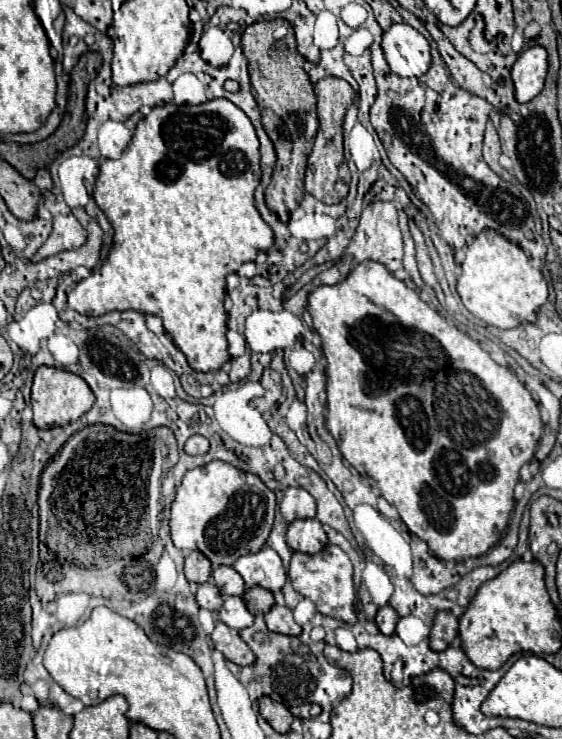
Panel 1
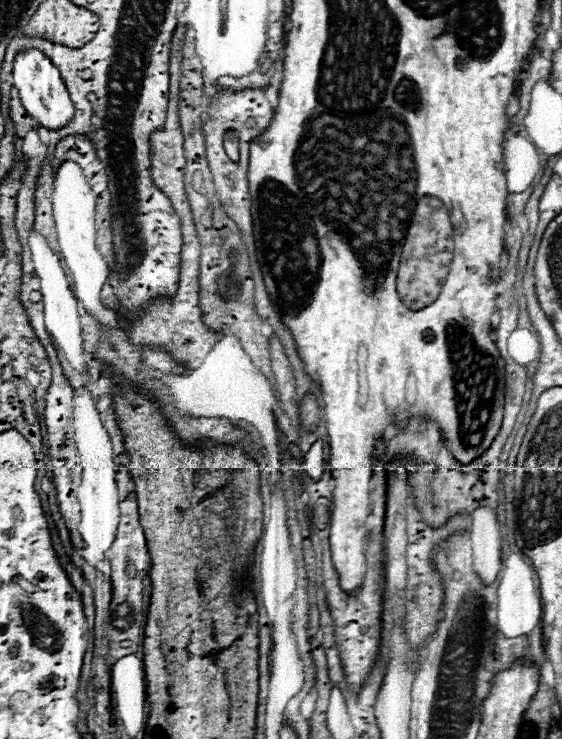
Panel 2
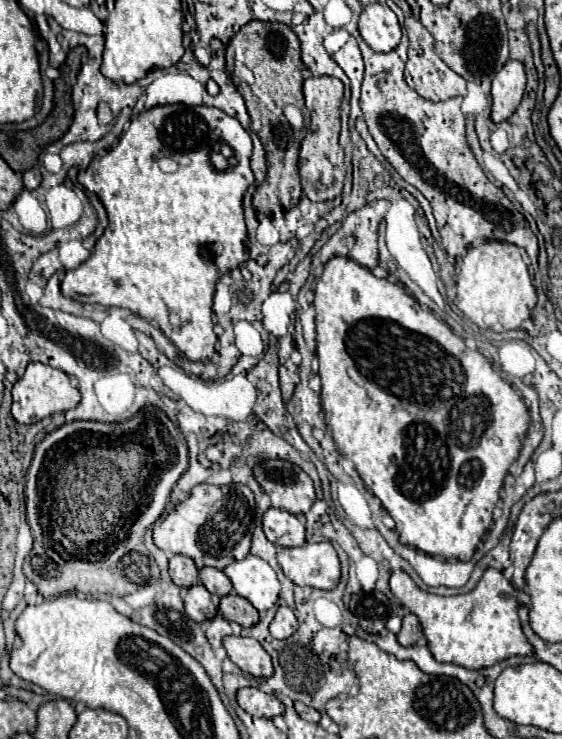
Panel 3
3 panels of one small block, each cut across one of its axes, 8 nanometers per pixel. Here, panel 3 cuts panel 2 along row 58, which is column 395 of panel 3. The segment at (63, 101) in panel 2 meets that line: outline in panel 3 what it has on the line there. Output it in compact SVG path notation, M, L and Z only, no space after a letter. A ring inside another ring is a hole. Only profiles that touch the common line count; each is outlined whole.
M370 4L362 10L358 30L374 52L392 52L402 40L396 14L386 4Z

